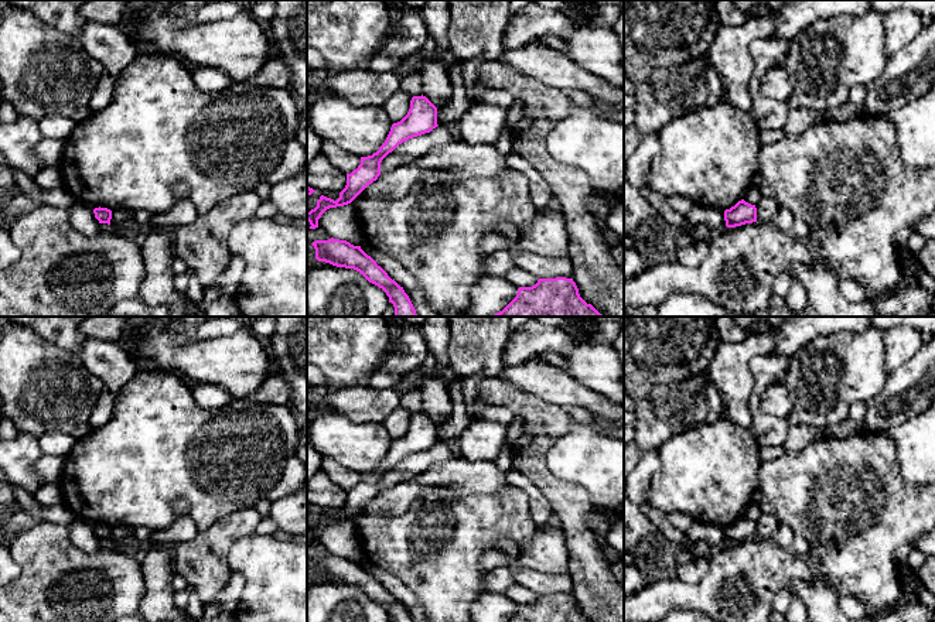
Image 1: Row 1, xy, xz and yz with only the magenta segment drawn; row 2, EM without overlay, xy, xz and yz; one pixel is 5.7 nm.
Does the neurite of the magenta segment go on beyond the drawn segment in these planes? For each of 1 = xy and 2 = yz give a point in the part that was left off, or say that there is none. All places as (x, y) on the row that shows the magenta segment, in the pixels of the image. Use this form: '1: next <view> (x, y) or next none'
1: next none
2: next none

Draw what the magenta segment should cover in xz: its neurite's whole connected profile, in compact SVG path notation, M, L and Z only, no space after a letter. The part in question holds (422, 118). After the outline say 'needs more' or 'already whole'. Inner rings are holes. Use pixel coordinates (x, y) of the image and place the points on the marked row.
M413 96L407 115L397 123L393 123L385 143L376 153L361 157L361 164L351 174L347 174L347 185L339 192L337 201L324 195L317 201L317 206L307 212L310 229L318 228L321 215L337 206L351 204L369 184L381 175L382 160L399 144L409 139L430 133L437 124L437 107L426 96Z; already whole

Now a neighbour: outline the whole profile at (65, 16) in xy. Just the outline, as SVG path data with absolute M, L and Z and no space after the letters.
M6 0L25 8L42 24L76 35L88 20L81 14L88 0Z

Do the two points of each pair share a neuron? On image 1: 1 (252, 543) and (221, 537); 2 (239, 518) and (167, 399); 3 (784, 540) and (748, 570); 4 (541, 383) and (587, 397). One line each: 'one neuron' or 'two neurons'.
1: two neurons
2: two neurons
3: two neurons
4: one neuron

